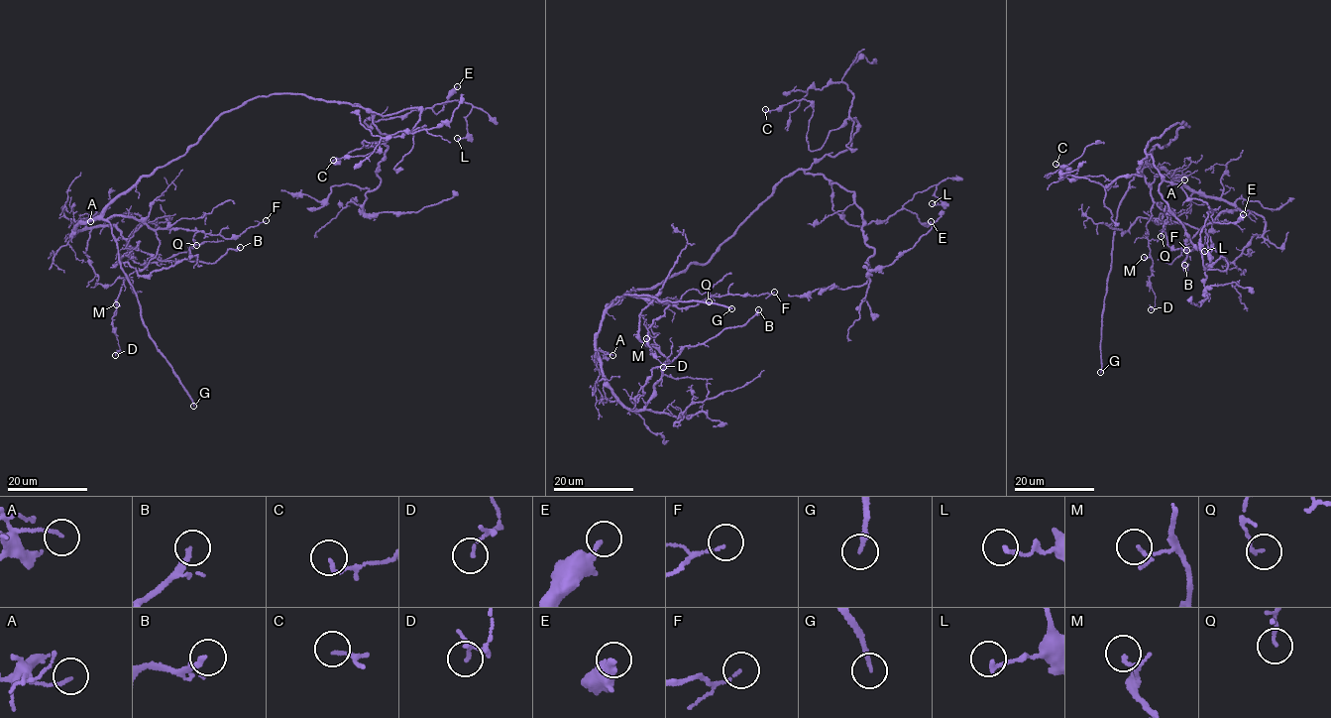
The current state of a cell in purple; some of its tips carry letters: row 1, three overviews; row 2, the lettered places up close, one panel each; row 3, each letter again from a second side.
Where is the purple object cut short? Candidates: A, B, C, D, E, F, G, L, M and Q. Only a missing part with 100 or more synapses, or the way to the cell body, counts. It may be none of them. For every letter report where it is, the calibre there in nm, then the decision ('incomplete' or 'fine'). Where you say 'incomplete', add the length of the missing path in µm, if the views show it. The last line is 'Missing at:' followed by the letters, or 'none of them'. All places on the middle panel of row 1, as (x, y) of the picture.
A: (612, 355) | 110 nm | fine
B: (758, 309) | 190 nm | fine
C: (765, 109) | 130 nm | fine
D: (663, 367) | 110 nm | fine
E: (931, 221) | 240 nm | fine
F: (774, 292) | 100 nm | fine
G: (731, 308) | 180 nm | incomplete | 90 µm
L: (932, 203) | 170 nm | fine
M: (646, 338) | 90 nm | fine
Q: (709, 301) | 110 nm | fine
Missing at: G

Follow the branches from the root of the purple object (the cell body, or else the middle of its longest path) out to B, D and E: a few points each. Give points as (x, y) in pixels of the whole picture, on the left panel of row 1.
B: (186, 152), (140, 176), (70, 235), (113, 225), (129, 245), (162, 261), (215, 263), (240, 247)
D: (186, 152), (140, 176), (104, 211), (104, 218), (141, 220), (160, 242), (120, 288), (115, 355)
E: (186, 152), (220, 114), (259, 96), (359, 103), (372, 113), (369, 126), (415, 110), (438, 113), (457, 86)

